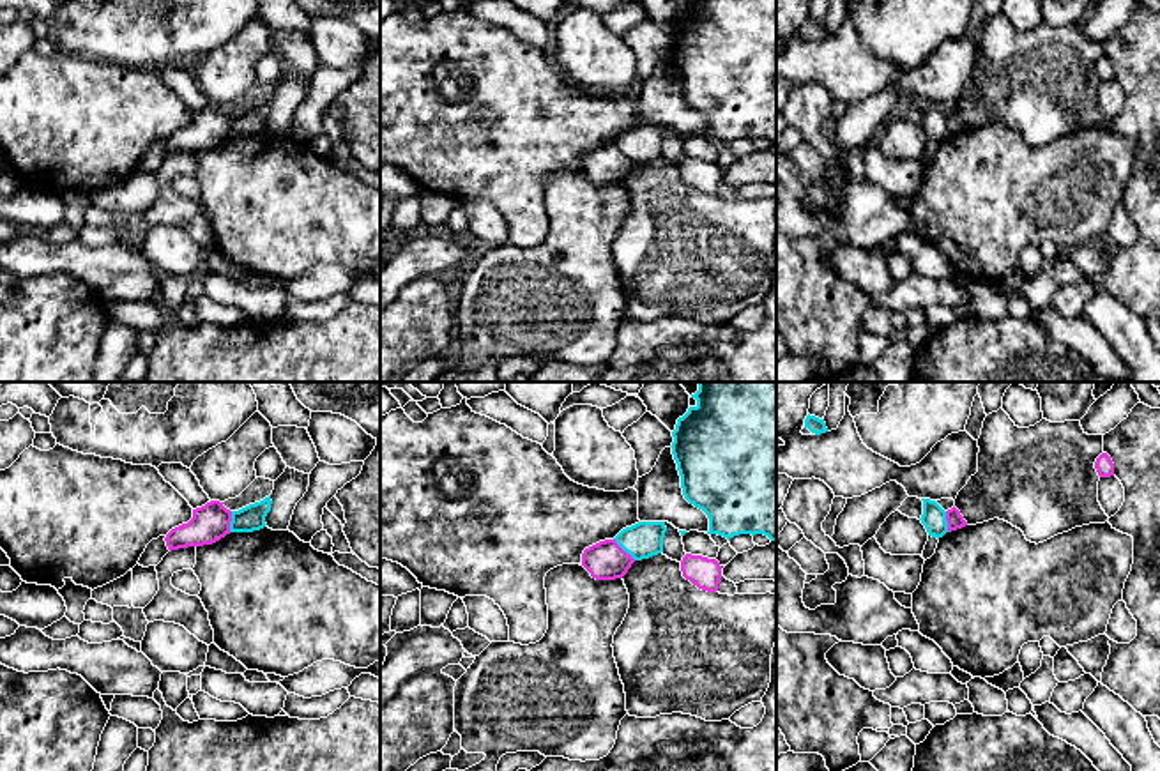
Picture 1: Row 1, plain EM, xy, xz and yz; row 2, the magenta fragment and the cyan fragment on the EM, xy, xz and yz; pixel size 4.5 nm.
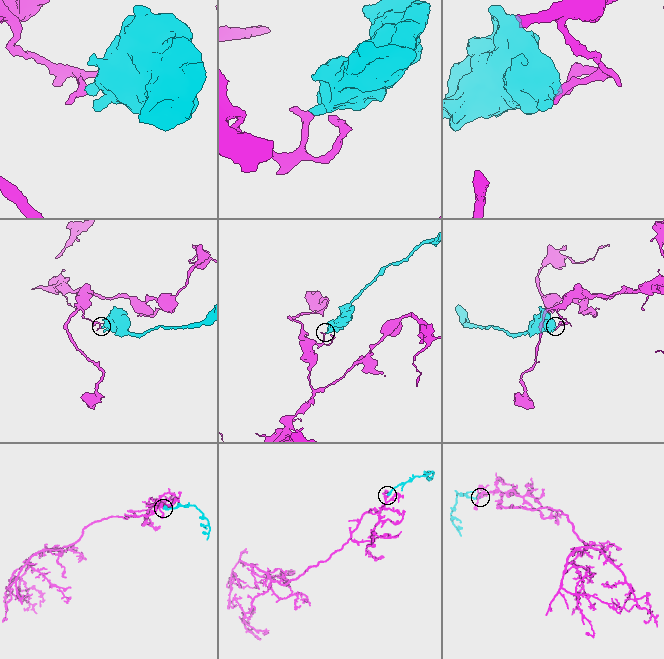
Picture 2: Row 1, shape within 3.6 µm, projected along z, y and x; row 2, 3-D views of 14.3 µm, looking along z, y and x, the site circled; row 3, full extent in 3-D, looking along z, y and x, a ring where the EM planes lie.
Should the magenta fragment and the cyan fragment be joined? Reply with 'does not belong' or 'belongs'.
does not belong

